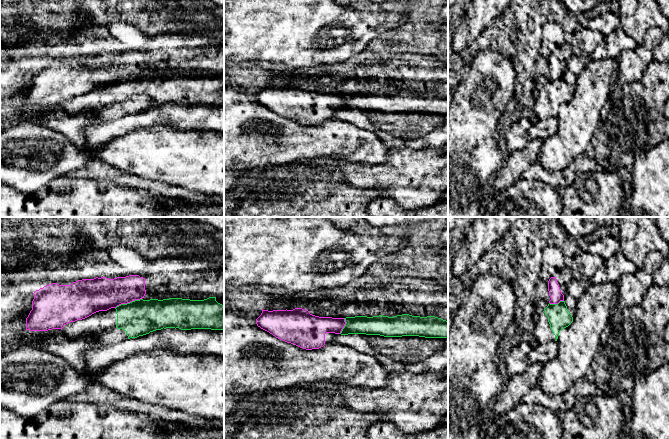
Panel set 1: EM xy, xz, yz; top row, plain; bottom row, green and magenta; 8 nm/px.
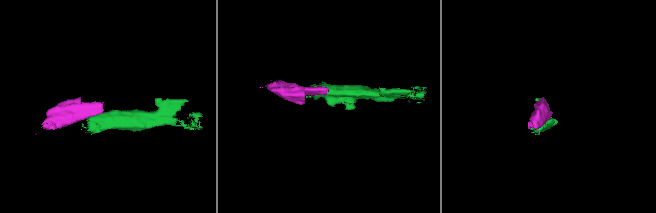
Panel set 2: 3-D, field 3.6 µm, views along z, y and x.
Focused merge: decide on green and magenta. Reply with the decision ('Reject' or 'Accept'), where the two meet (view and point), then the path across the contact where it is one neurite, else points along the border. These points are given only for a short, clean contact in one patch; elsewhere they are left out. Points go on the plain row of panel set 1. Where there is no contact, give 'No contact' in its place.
Reject. Touches green at xy (128, 79). Boundary: xy (141, 74), (121, 79), (115, 84)

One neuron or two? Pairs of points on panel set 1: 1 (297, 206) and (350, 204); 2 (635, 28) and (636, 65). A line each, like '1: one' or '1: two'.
1: one
2: two

